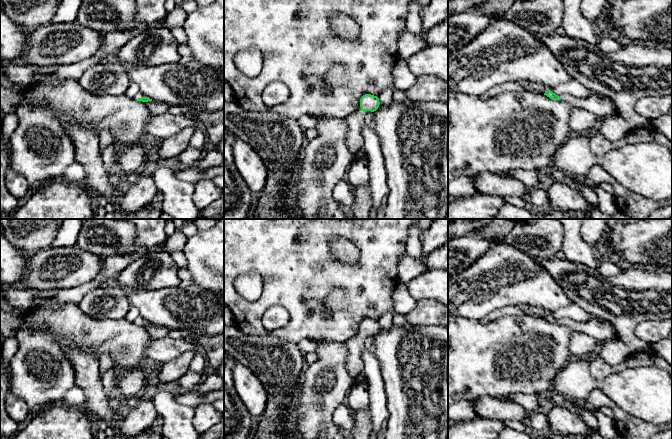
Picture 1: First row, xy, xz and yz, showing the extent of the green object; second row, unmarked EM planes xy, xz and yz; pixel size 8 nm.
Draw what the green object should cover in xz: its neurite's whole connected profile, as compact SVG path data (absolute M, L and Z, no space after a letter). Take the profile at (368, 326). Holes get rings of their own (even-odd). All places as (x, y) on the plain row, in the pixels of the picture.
M365 318L360 323L361 334L345 342L347 349L347 370L353 382L366 380L363 363L365 339L367 335L376 335L379 329L380 326L377 320Z

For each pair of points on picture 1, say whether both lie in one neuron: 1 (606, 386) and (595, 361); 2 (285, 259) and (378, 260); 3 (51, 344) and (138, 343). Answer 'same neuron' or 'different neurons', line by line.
1: different neurons
2: same neuron
3: same neuron

